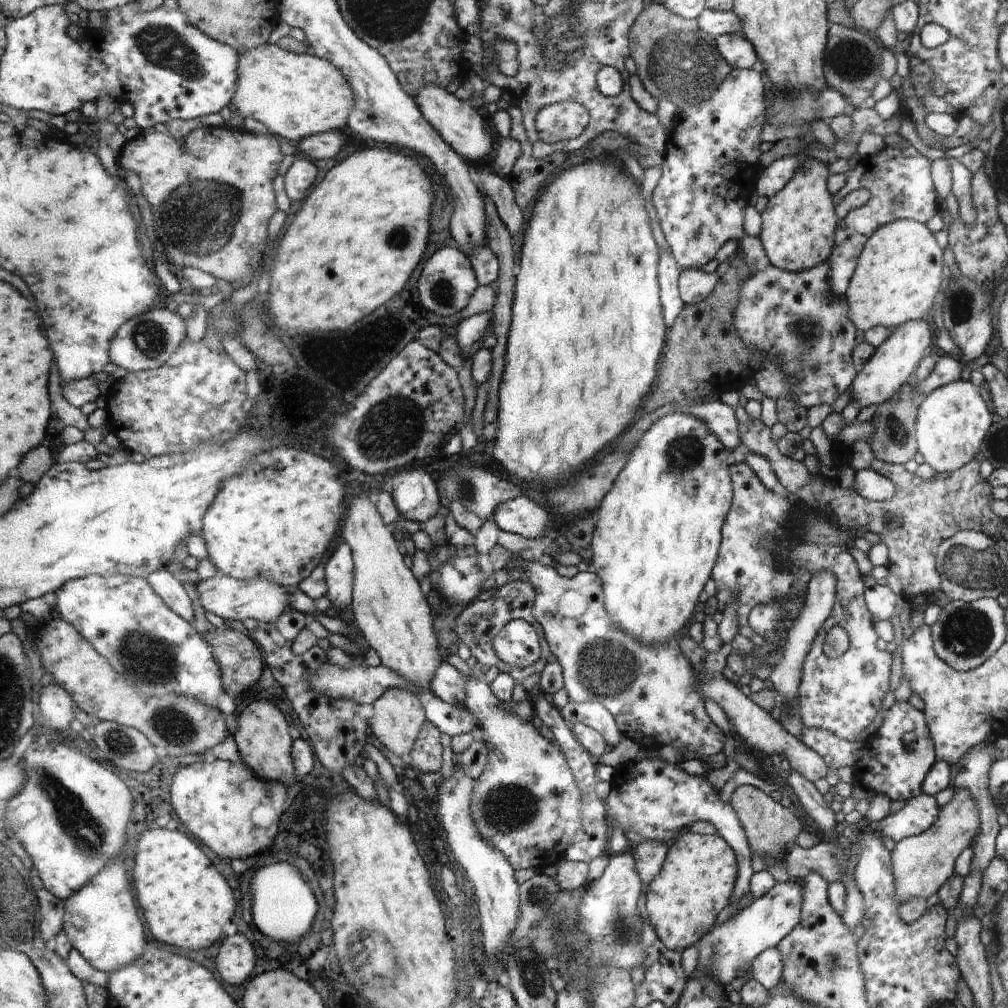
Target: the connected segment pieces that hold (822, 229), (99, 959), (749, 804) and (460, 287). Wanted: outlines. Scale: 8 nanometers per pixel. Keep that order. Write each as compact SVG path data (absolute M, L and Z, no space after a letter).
M804 160L796 176L776 193L761 213L762 230L758 245L765 251L768 264L787 272L803 272L825 263L835 248L835 232L839 228L834 202L826 190L828 170L824 162Z
M114 862L94 881L65 902L65 931L73 949L77 949L95 968L108 974L133 966L150 946L144 920L140 918L136 891L128 870Z
M736 786L730 800L732 808L739 814L740 824L746 830L747 840L751 844L751 850L758 854L768 856L780 856L796 845L796 836L802 830L800 820L794 816L790 808L784 808L782 804L775 802L771 796L754 786Z
M454 245L436 251L422 266L421 272L418 280L420 303L429 312L437 315L451 316L463 310L468 304L470 296L479 286L470 258Z

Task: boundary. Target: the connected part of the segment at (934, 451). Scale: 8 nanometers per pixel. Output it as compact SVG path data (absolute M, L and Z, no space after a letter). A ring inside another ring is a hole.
M968 377L948 382L926 395L918 408L915 423L917 452L922 454L924 463L928 463L936 472L955 472L965 467L986 441L992 414L988 412L990 406L986 406L978 394L978 387L974 386Z

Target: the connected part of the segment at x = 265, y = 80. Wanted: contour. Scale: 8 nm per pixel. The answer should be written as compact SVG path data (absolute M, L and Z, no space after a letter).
M260 44L244 54L239 54L239 83L236 88L236 112L243 118L254 118L262 122L272 134L290 144L304 140L308 136L320 135L328 130L341 131L350 119L355 108L355 94L346 77L328 60L322 60L310 54L295 54L282 49L278 44Z

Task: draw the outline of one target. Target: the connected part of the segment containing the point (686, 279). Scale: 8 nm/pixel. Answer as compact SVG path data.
M698 269L681 271L678 278L678 288L683 304L696 304L696 302L708 298L714 291L720 277L720 271L714 274L706 274Z

